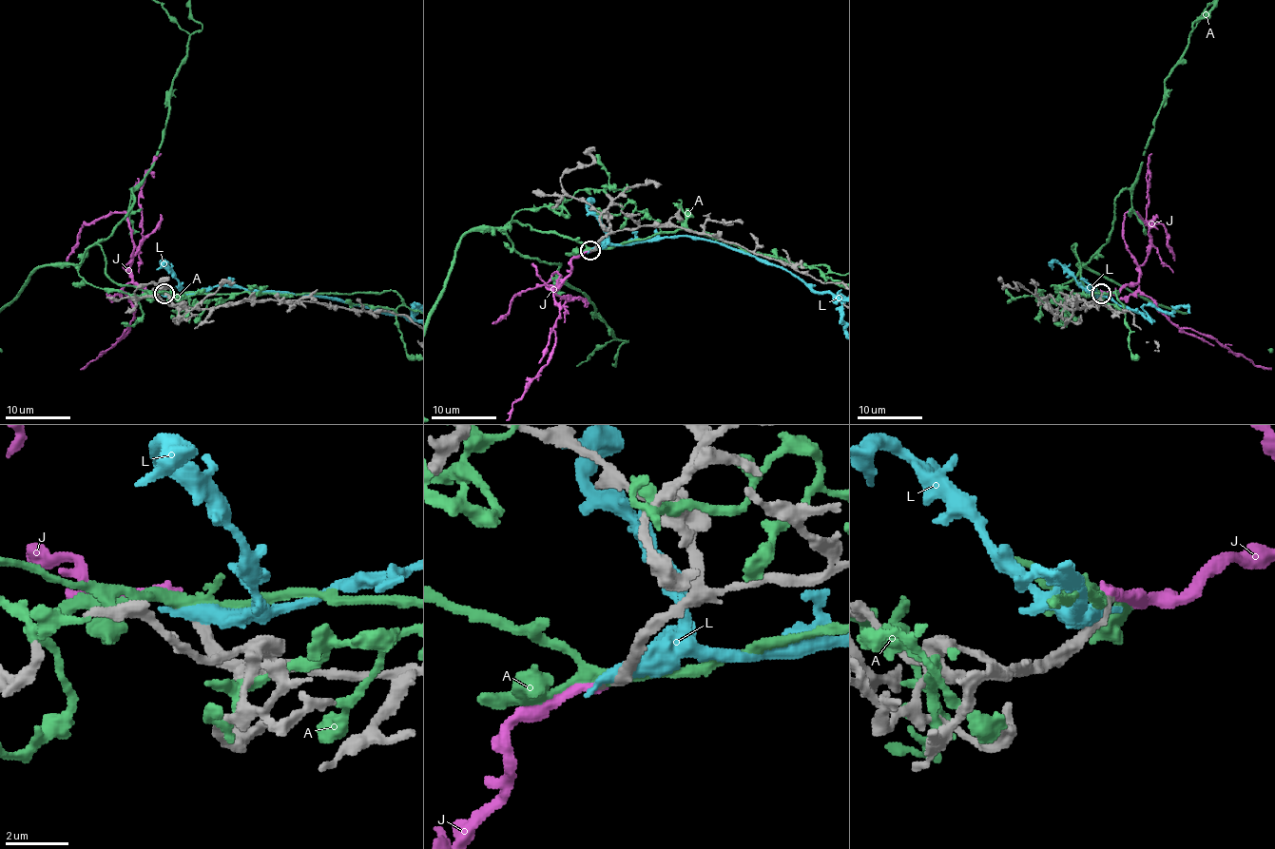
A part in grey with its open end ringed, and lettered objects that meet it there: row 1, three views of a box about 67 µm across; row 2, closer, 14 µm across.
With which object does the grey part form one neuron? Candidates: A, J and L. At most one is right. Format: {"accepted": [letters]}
{"accepted": []}

